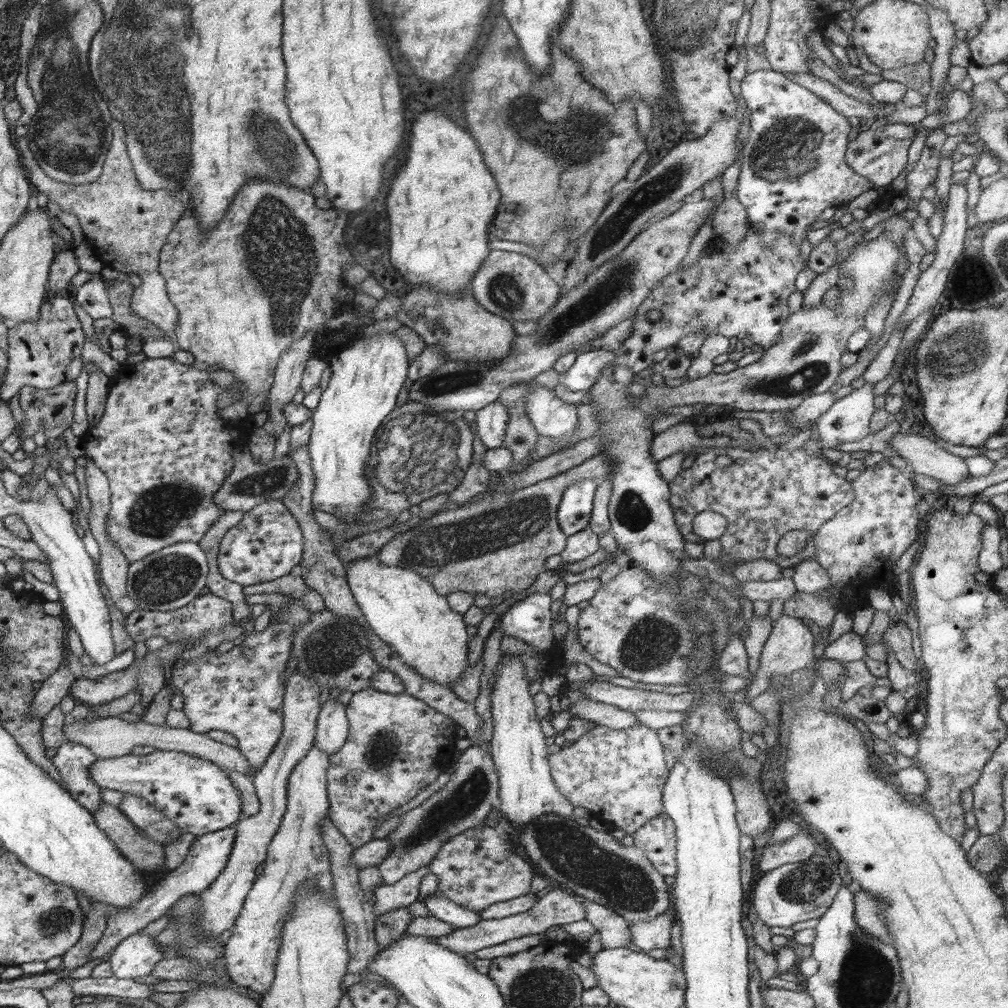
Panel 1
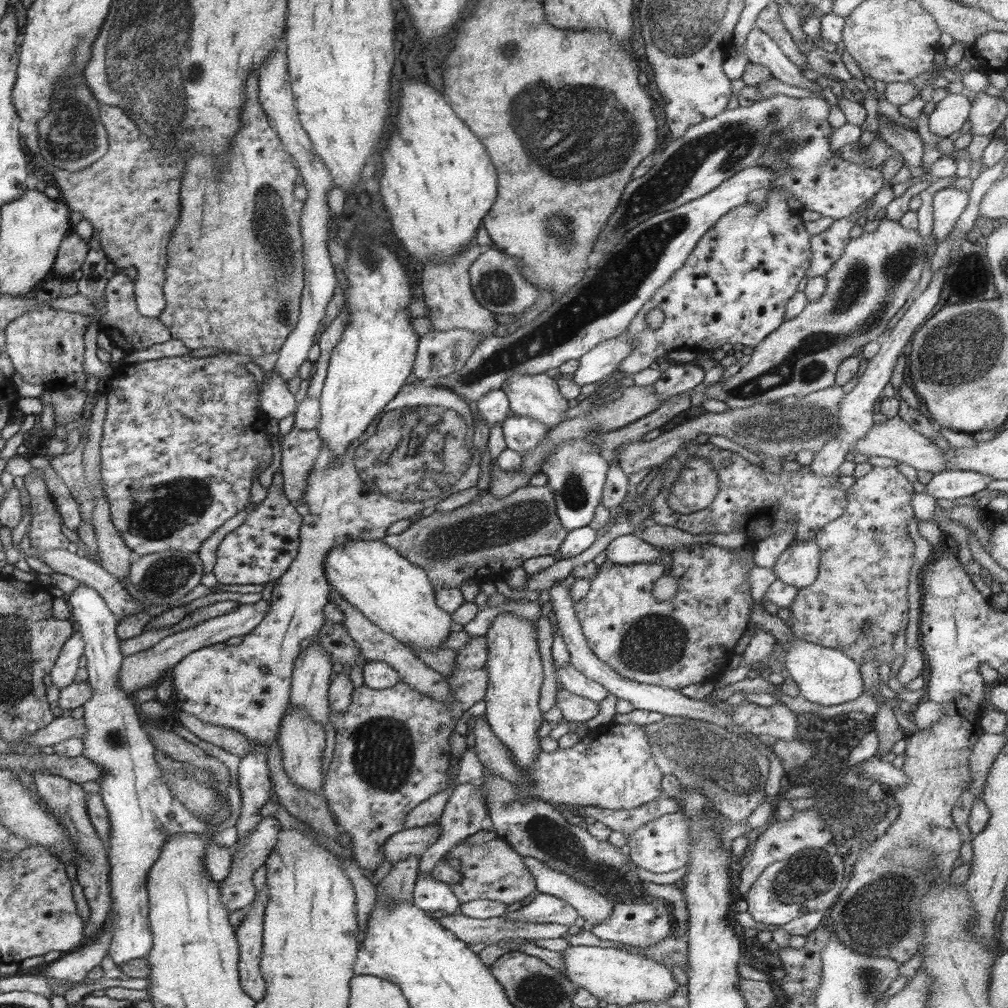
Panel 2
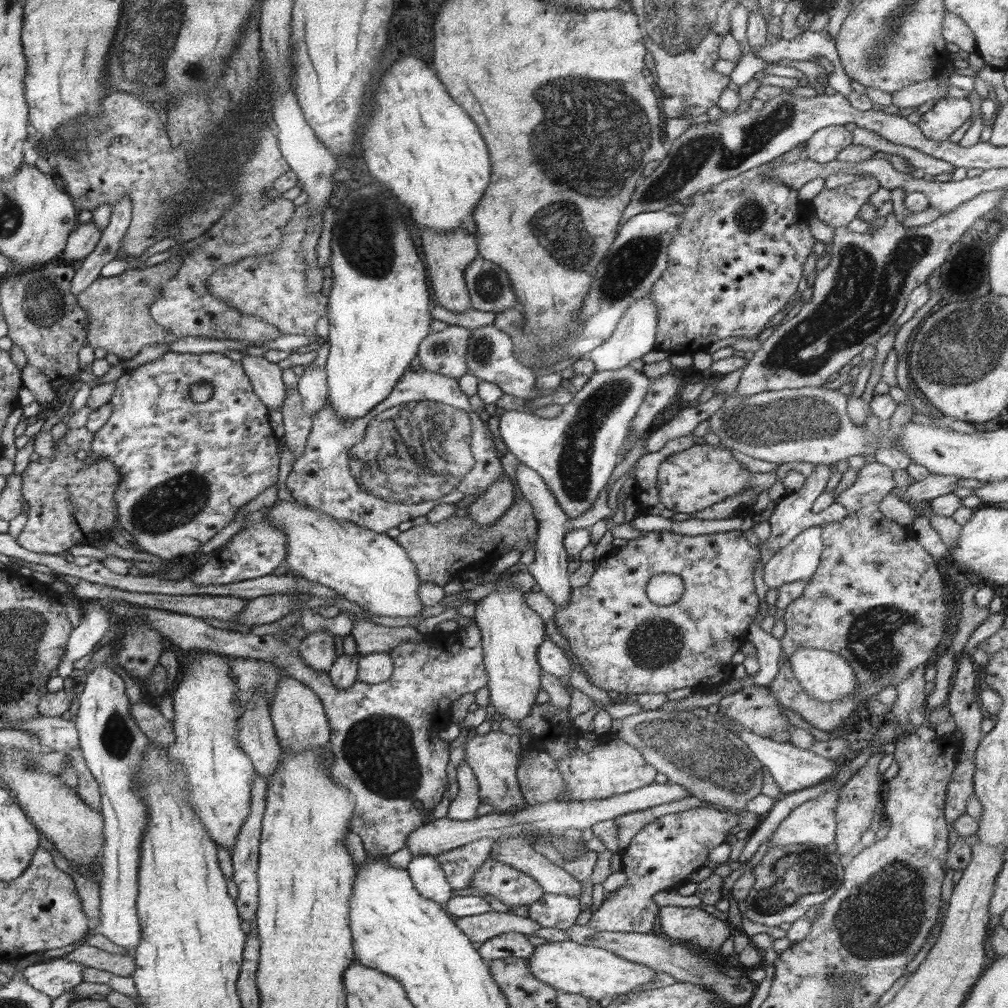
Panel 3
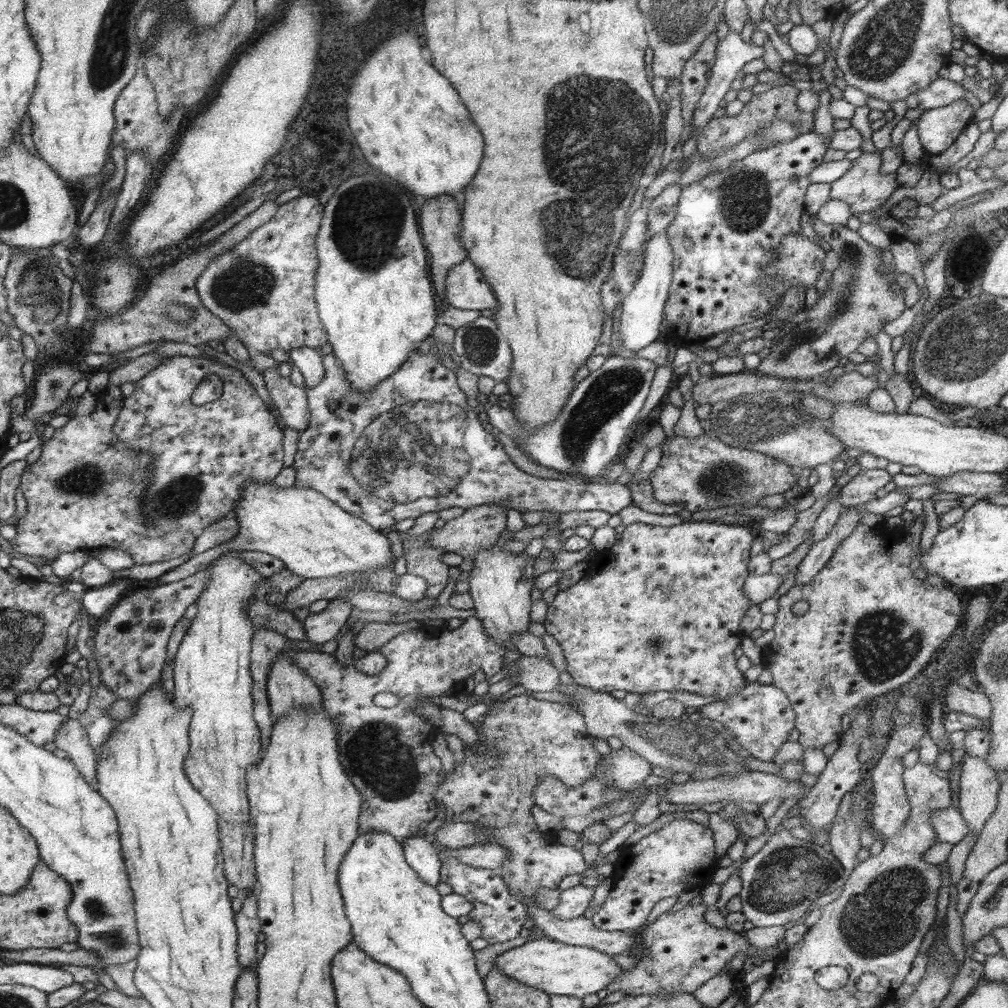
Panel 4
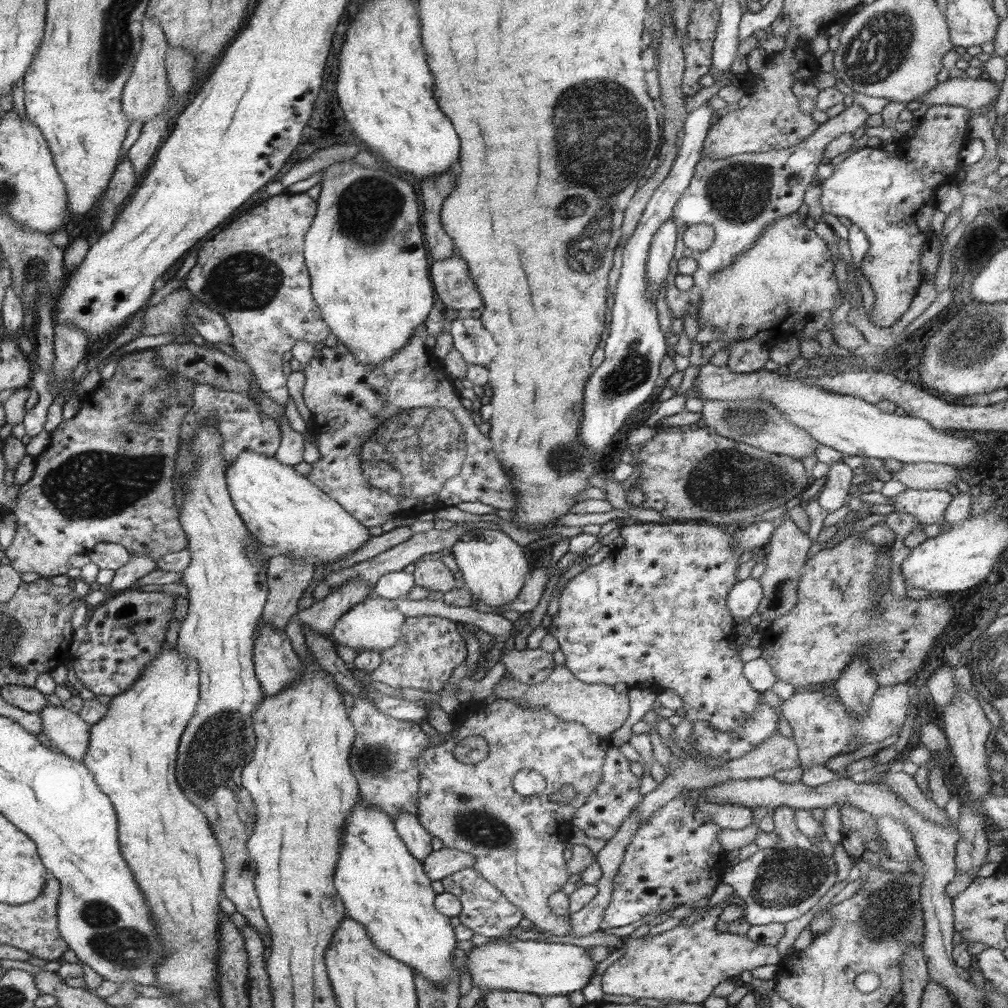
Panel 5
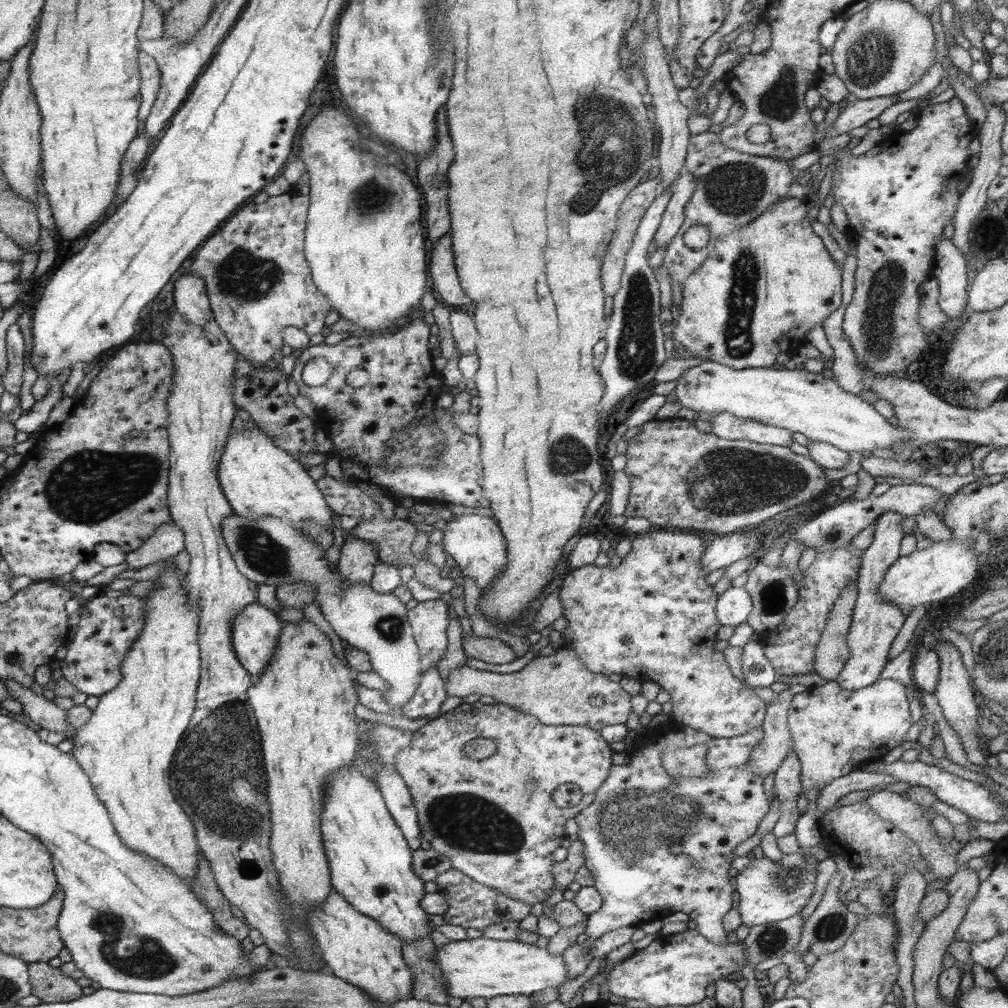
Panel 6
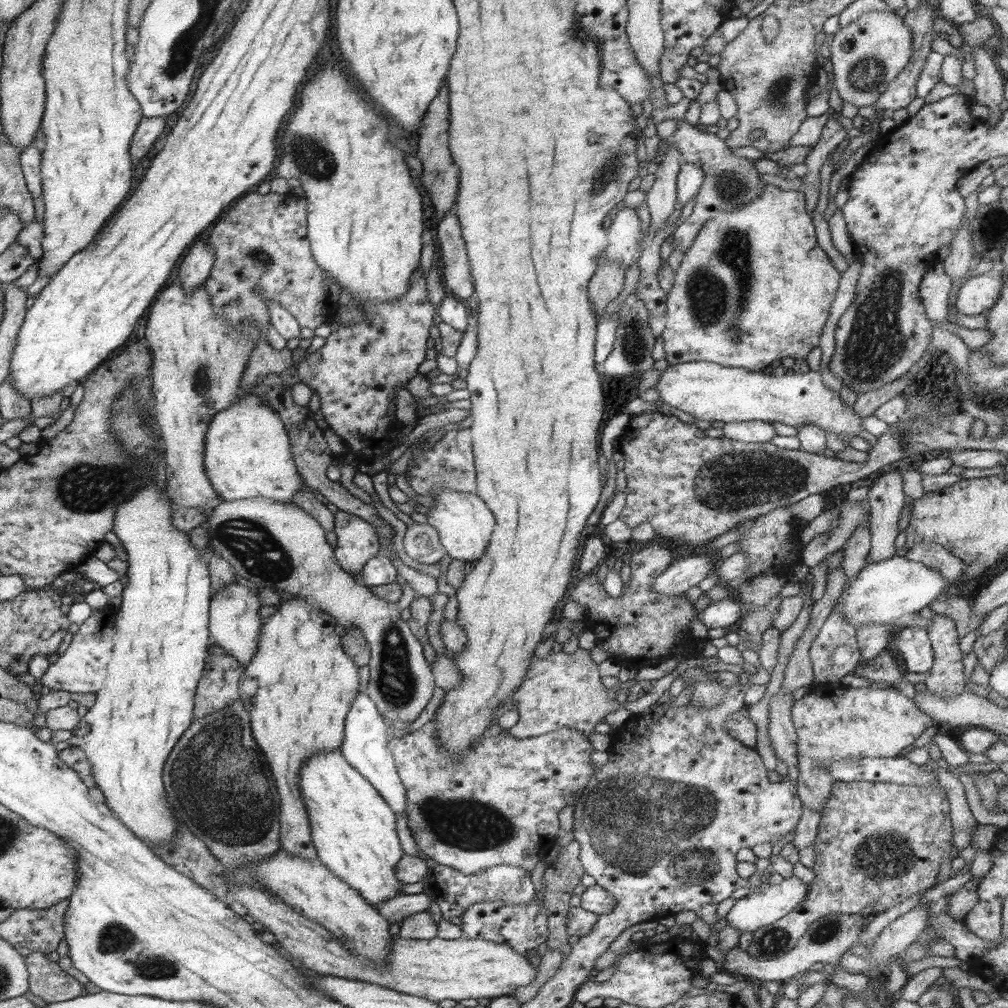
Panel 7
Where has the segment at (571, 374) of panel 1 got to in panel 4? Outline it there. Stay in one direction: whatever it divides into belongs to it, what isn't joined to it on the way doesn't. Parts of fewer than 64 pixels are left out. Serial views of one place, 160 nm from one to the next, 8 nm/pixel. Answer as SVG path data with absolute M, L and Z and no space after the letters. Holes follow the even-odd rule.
M665 232L654 235L644 247L640 274L633 289L622 300L623 311L619 329L622 344L634 352L658 340L658 328L660 328L662 320L665 319L664 307L673 279L672 261L674 255L668 235Z

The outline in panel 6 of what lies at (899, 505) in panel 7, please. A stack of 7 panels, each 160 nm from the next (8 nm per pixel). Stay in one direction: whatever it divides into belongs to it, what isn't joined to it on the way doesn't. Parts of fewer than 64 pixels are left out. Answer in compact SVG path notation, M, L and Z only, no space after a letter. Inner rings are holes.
M886 512L880 515L878 522L874 525L872 544L861 554L857 578L858 596L853 608L850 630L846 637L850 657L836 680L846 690L866 688L880 678L880 673L889 661L892 641L900 632L907 617L900 607L879 600L879 592L877 592L886 571L900 557L900 541L905 536L900 523L902 523L902 515L898 512Z

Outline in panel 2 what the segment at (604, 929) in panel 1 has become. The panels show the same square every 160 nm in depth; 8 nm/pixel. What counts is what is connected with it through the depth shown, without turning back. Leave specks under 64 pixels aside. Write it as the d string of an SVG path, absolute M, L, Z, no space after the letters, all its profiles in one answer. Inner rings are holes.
M530 856L525 858L526 869L532 873L539 893L557 896L570 904L578 915L593 926L610 920L615 903L582 884L574 882L562 872L548 868L546 863Z

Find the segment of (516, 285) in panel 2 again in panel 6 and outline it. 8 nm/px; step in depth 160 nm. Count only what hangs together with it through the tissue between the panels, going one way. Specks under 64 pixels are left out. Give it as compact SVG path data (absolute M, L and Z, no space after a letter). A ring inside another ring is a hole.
M444 235L433 244L433 255L430 260L430 278L433 280L432 291L438 300L445 304L463 305L470 304L473 300L469 297L465 289L462 288L461 279L457 275L456 257L453 255L453 240L451 236Z

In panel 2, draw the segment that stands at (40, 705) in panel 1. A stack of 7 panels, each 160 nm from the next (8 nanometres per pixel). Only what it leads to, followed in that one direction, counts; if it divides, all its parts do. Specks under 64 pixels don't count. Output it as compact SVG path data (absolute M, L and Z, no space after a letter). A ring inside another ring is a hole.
M80 631L75 632L65 644L57 662L54 663L53 671L50 672L51 684L59 690L62 687L74 683L74 677L80 668L80 658L84 654L84 640Z

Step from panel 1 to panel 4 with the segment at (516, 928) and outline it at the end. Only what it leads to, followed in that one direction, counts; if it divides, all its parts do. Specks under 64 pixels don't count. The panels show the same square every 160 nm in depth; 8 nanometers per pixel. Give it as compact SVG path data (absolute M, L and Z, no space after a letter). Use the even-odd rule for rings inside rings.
M579 885L560 892L558 906L550 911L560 920L574 920L583 917L590 900L594 898L595 888Z

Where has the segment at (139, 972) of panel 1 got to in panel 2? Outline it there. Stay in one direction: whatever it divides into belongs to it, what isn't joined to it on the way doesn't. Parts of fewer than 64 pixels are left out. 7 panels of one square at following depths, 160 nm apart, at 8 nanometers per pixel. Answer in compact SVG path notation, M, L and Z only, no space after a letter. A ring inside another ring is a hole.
M81 583L81 585L75 590L72 594L65 596L65 600L68 603L68 609L72 613L70 619L72 619L76 624L78 624L78 630L82 633L82 640L84 640L84 656L87 658L86 668L87 668L87 683L91 686L92 696L83 704L83 719L85 722L85 727L87 728L85 737L83 738L83 751L82 756L88 757L93 761L94 764L100 764L101 768L105 769L105 775L98 781L100 784L100 796L103 800L104 806L108 811L108 816L111 822L110 825L110 834L107 844L109 847L109 868L110 868L110 893L112 893L112 910L110 910L110 916L112 916L112 922L110 922L110 927L112 927L111 939L109 940L109 954L112 956L113 961L119 966L122 963L128 963L129 960L141 959L142 957L146 958L150 951L152 951L154 940L153 940L153 931L150 926L149 921L149 890L148 890L148 878L149 872L153 869L154 863L161 858L162 851L165 850L166 844L170 842L170 837L172 835L182 835L184 833L196 833L202 834L208 831L208 823L201 821L194 813L191 813L189 809L186 808L185 804L182 804L181 800L178 800L172 789L169 787L169 784L162 778L162 768L157 763L156 755L157 750L156 746L153 744L153 741L150 740L149 735L145 732L143 724L141 723L142 716L140 714L140 708L138 708L137 702L133 700L133 696L130 695L121 687L120 682L120 664L125 660L124 656L120 654L118 650L118 636L116 636L116 625L118 624L118 619L114 616L114 612L109 606L106 606L107 601L104 597L101 596L101 593L96 592L93 588L86 586Z

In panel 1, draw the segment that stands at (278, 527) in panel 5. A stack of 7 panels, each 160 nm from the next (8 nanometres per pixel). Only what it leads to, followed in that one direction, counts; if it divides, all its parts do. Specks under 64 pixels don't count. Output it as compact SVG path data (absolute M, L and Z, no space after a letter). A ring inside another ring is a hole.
M377 555L357 558L349 563L343 562L347 569L345 576L349 587L353 591L357 605L365 613L366 622L376 636L385 641L394 652L398 652L407 665L417 669L427 679L452 688L460 674L468 668L466 644L470 636L466 632L465 620L462 620L463 614L454 610L449 604L448 597L438 593L433 583L427 581L421 573L399 566L385 565Z

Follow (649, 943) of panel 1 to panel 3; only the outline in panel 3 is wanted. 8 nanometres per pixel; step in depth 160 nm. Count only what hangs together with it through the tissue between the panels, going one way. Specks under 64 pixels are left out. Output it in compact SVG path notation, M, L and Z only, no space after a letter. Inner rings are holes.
M715 808L668 813L646 823L632 837L630 846L620 853L621 871L628 877L628 884L607 894L602 906L592 914L588 926L599 931L657 934L660 908L652 899L654 895L689 883L688 876L701 870L712 849L725 843L728 830L737 824L736 814Z

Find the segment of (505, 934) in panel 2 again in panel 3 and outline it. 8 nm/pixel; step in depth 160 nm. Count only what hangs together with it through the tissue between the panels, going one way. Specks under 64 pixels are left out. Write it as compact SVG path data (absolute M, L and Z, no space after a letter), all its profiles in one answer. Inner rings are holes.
M491 911L486 914L478 914L478 916L456 918L456 922L471 941L482 943L507 932L520 933L529 937L542 928L534 920L516 916L512 912Z

